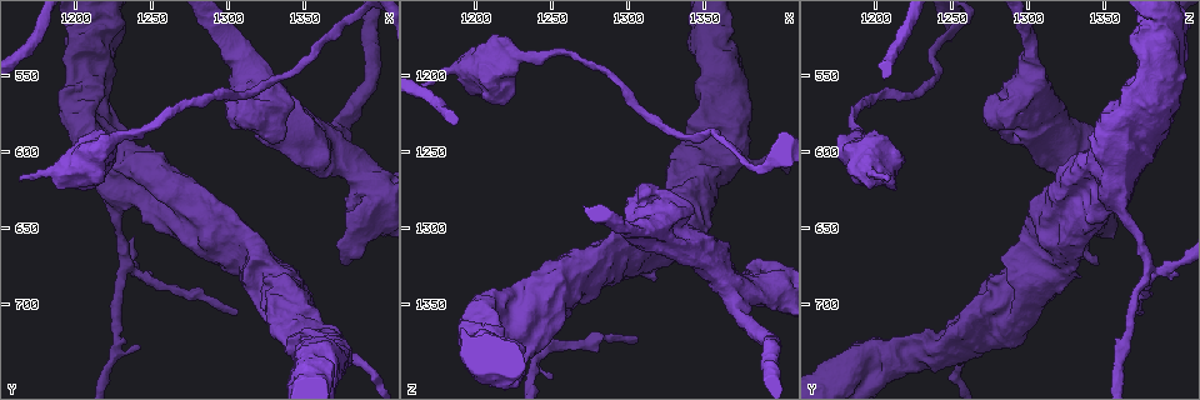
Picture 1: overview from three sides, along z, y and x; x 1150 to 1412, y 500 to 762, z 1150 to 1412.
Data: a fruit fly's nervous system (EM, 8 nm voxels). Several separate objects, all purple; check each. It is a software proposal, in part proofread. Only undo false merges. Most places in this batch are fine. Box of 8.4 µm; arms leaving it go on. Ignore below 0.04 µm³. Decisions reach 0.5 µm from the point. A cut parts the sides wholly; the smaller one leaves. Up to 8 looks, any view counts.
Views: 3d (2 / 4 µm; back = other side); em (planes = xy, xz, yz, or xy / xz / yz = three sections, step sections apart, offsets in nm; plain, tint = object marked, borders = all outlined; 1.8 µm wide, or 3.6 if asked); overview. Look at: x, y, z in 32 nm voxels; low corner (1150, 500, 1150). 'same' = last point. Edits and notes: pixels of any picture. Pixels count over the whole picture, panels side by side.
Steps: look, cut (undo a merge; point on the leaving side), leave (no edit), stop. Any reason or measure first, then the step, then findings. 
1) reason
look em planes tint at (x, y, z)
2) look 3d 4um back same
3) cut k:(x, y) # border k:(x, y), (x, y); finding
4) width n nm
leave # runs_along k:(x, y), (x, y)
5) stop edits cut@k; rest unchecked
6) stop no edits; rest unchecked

touches itself
look em 3.6um xz step 8 tint at (1260, 626, 1342)

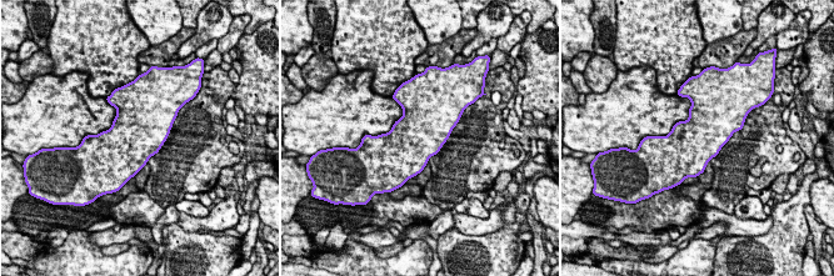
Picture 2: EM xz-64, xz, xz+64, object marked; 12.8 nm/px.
another direction
look em 3.6um planes tint same

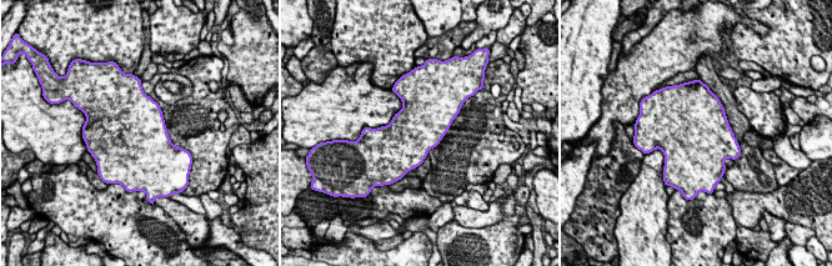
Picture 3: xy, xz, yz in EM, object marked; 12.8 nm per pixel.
leave # all the same neuron

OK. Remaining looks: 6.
calibre changes
look 3d 4um at (1312, 576, 1280)

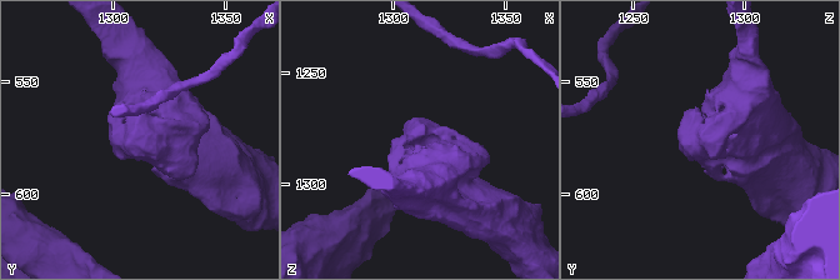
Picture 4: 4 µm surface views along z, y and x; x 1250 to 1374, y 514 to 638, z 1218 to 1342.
look em 3.6um xz step 4 tint at (1311, 575, 1277)

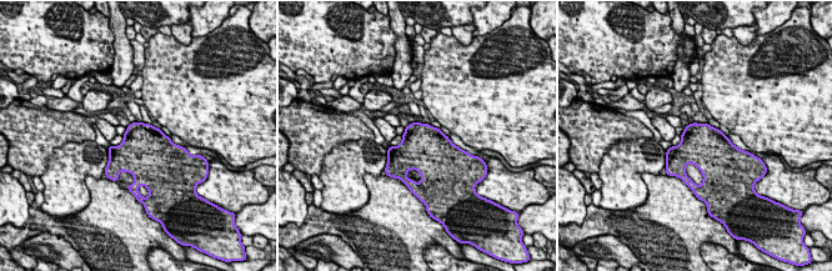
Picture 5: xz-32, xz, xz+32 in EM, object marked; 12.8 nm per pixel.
another direction
look em 3.6um planes tint same

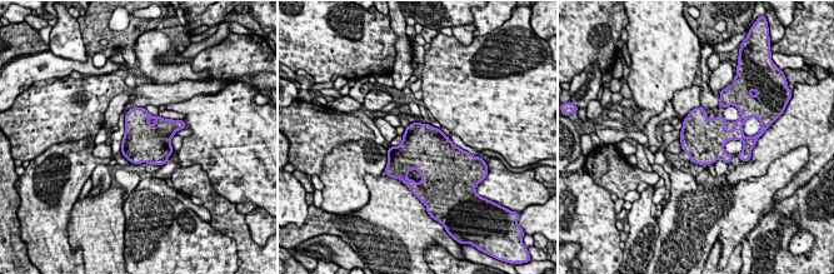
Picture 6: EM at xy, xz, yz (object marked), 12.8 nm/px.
width 550 nm
leave # continuous, no second neuron

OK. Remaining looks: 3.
calibre changes
look em planes tint at (1382, 734, 1258)

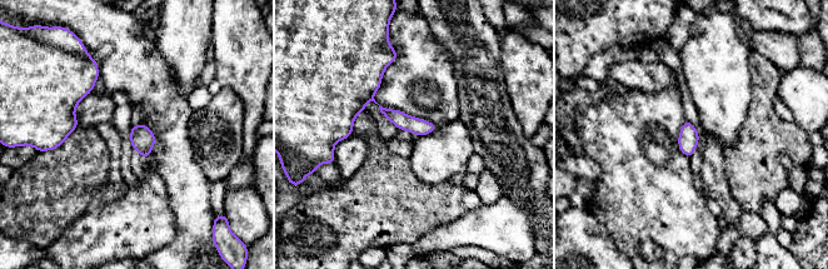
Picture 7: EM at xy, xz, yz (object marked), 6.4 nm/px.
leave # runs_along 7:(339, 125), (372, 99), (403, 121), (432, 128); all the same neuron

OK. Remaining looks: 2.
sudden change in width
look em 3.6um planes borders at (1216, 596, 1192)

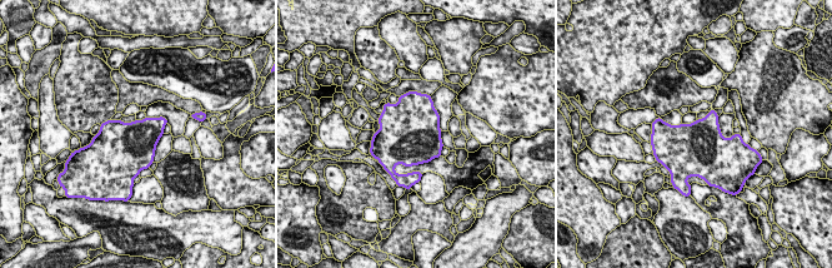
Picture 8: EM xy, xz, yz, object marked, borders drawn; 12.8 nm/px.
leave # continuous, no second neuron

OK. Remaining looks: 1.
stop no edits; rest unchecked

